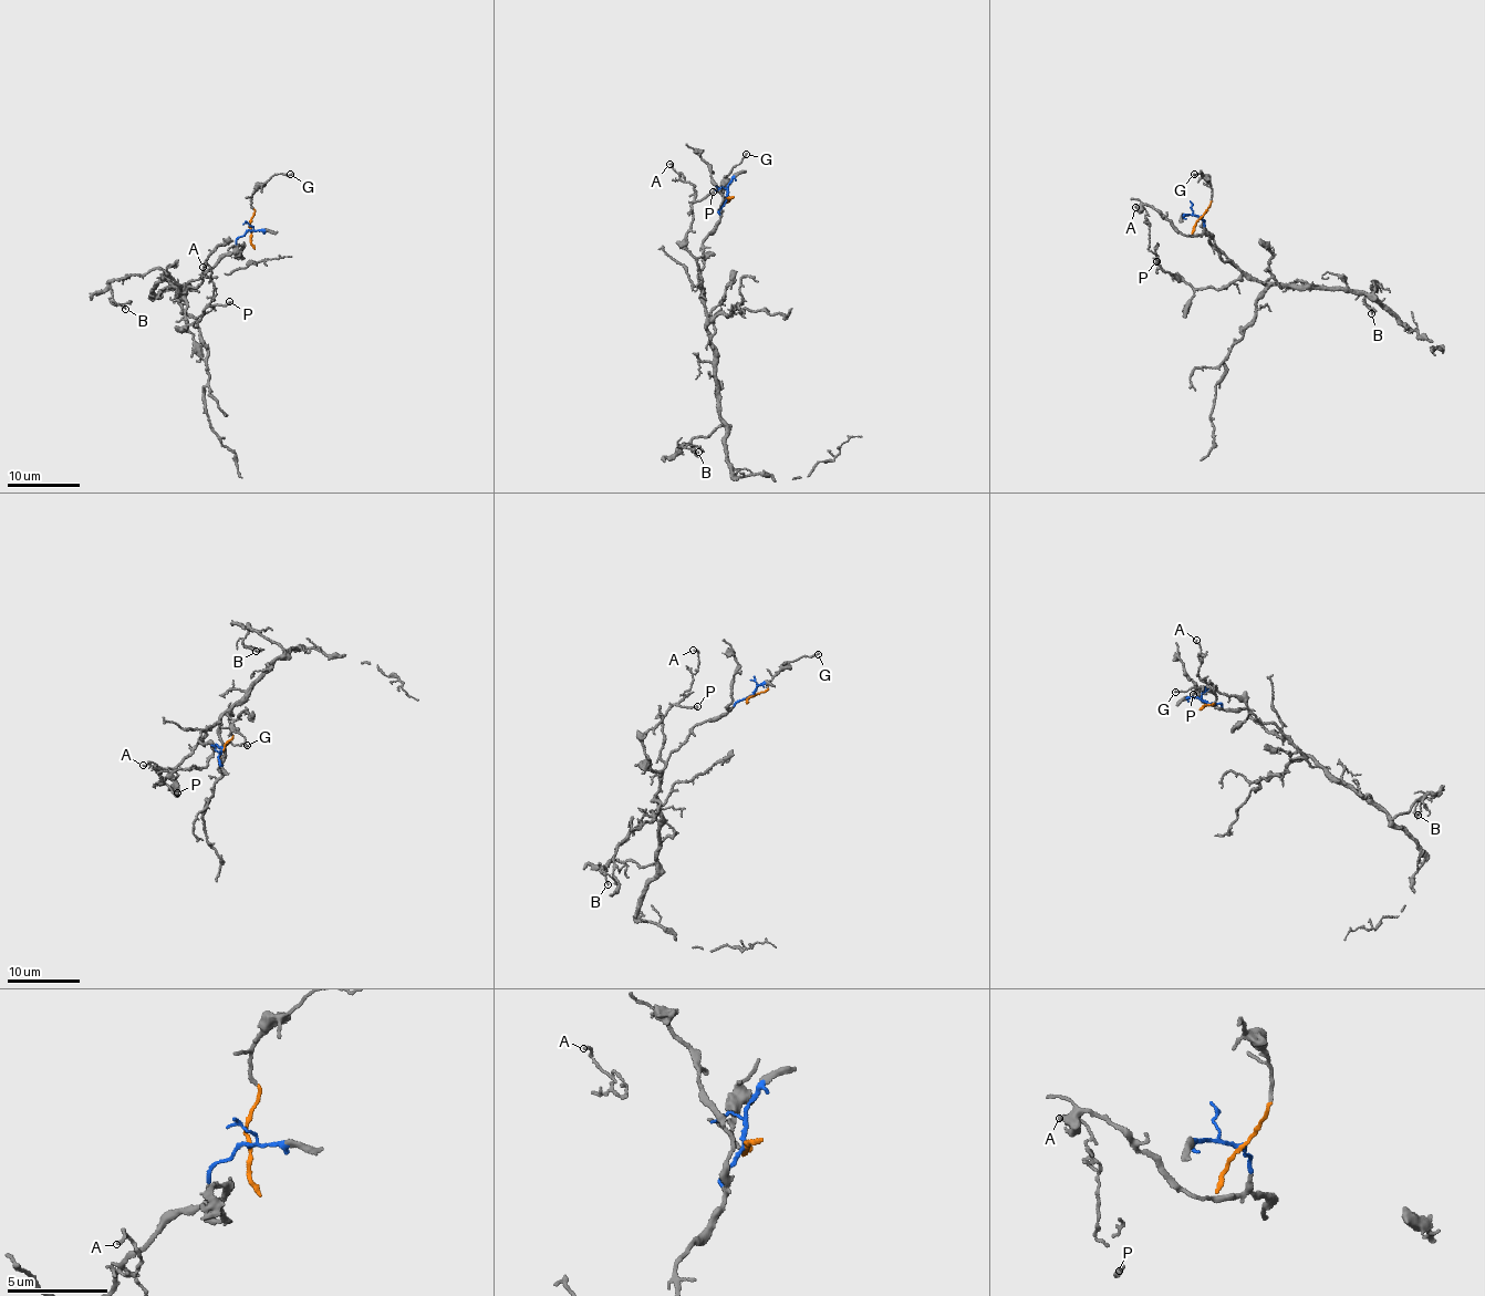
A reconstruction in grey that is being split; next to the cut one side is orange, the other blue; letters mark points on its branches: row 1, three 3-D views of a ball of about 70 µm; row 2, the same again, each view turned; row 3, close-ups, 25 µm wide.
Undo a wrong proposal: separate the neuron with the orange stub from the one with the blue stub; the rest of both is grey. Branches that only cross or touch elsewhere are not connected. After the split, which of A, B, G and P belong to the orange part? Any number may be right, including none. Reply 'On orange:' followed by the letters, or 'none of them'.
On orange: G

